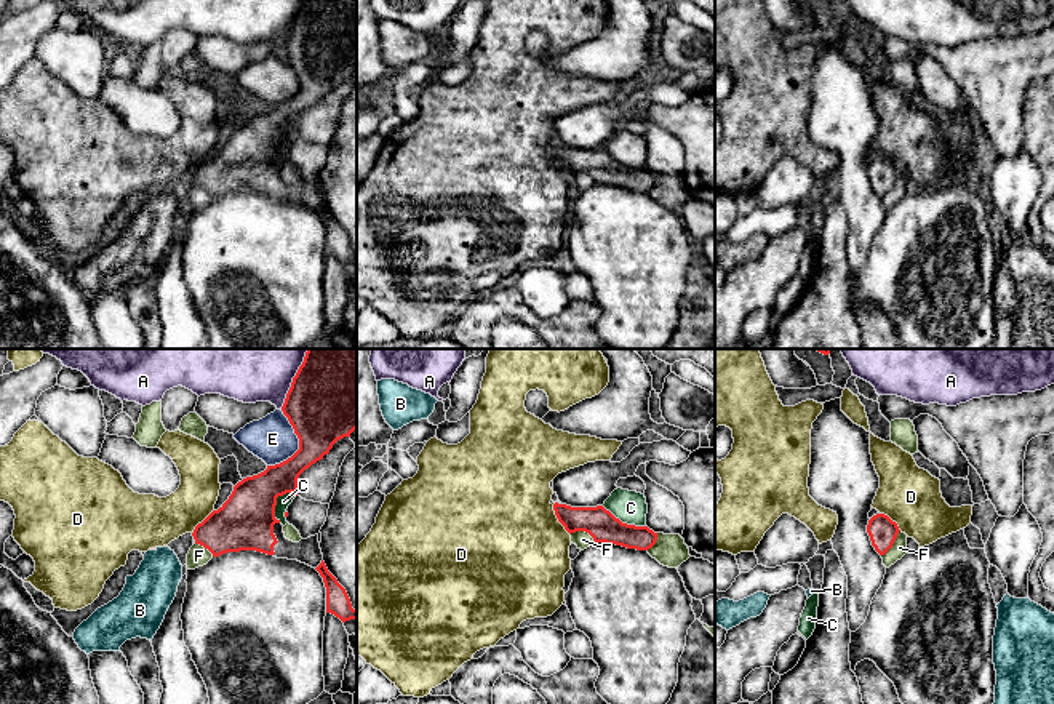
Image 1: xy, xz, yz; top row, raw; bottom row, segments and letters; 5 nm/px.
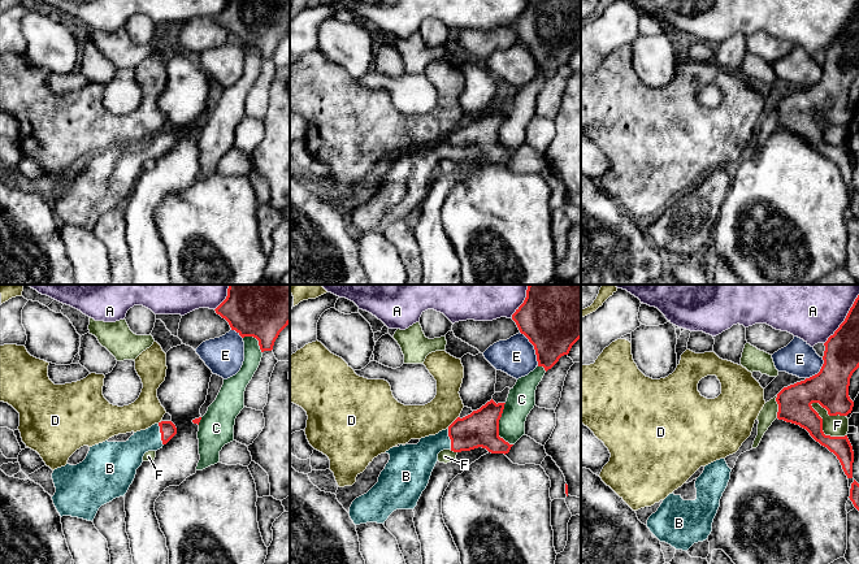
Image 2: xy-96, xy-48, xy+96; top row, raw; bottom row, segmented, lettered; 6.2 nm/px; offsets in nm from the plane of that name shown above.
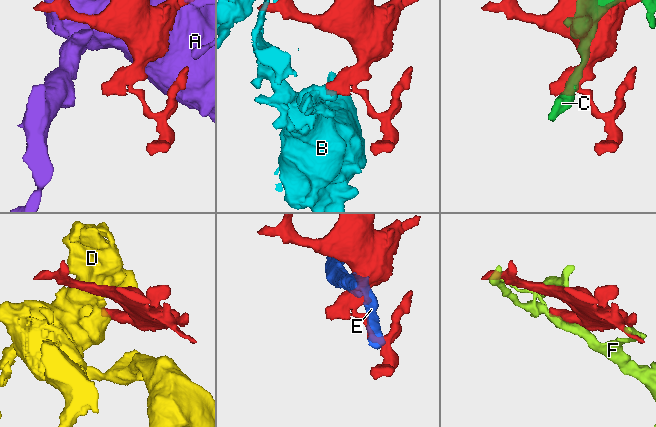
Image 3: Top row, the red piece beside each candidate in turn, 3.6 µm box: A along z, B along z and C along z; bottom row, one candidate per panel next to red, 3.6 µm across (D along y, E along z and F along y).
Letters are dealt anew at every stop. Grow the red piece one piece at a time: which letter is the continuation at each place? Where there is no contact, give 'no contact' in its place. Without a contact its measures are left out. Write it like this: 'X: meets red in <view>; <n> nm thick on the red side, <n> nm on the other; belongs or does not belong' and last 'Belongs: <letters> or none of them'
A: meets red in xy; 460 nm thick on the red side, 480 nm on the other; does not belong
B: meets red in xy; 280 nm thick on the red side, 20 nm on the other; belongs
C: meets red in xy; 280 nm thick on the red side, 70 nm on the other; does not belong
D: meets red in xz; 160 nm thick on the red side, 500 nm on the other; does not belong
E: meets red in xy; 380 nm thick on the red side, 240 nm on the other; does not belong
F: meets red in xz; 160 nm thick on the red side, 90 nm on the other; does not belong
Belongs: B

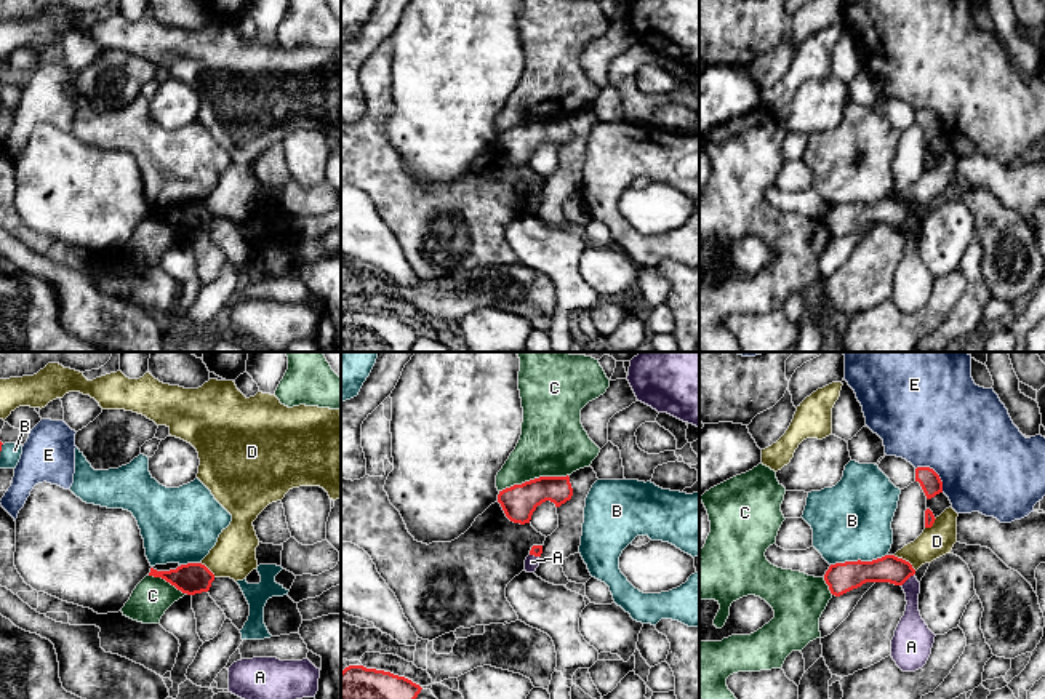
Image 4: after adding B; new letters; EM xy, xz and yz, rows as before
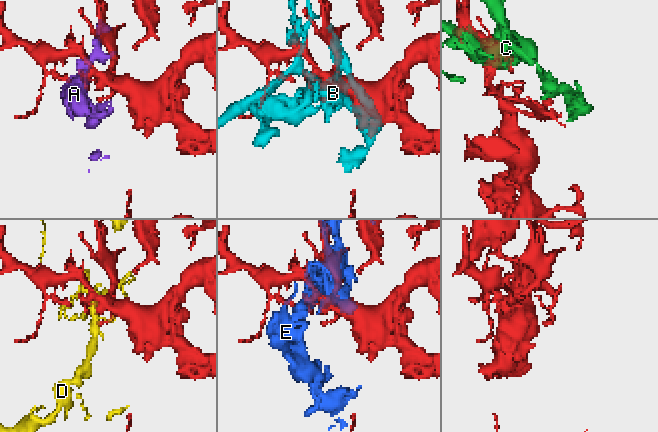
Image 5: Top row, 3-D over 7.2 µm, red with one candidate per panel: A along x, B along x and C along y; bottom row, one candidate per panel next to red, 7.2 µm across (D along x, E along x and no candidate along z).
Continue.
A: meets red in yz; 140 nm thick on the red side, 140 nm on the other; does not belong
B: meets red in yz; 150 nm thick on the red side, 400 nm on the other; does not belong
C: meets red in xz; 170 nm thick on the red side, 340 nm on the other; does not belong
D: meets red in yz; 140 nm thick on the red side, 160 nm on the other; does not belong
E: meets red in yz; 110 nm thick on the red side, 480 nm on the other; does not belong
Belongs: none of them

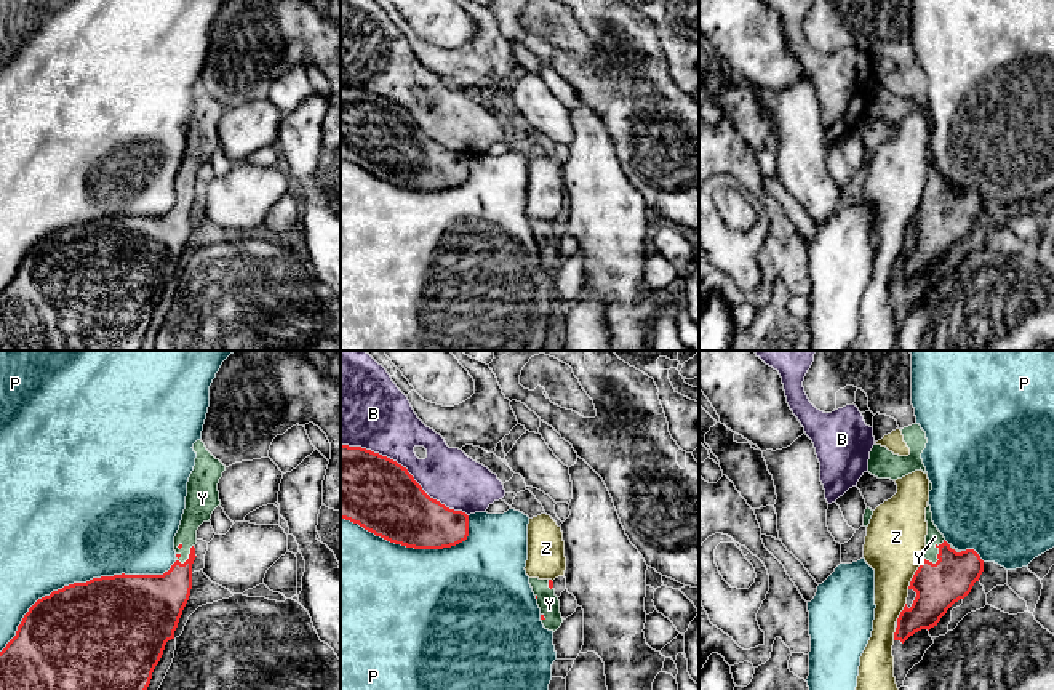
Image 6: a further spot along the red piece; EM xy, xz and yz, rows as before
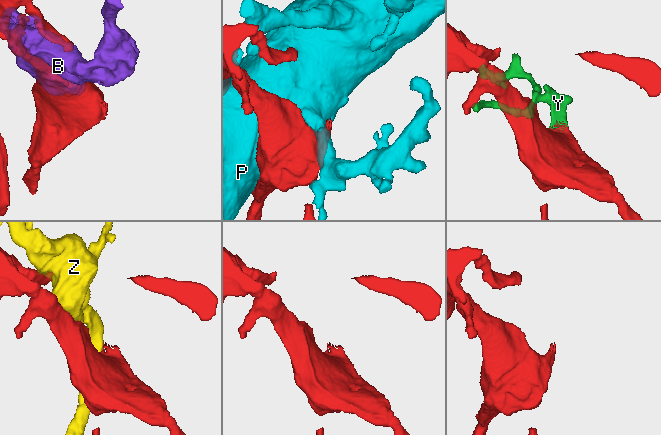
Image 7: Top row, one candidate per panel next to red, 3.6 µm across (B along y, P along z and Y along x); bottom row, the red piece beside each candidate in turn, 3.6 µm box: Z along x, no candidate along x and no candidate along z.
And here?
B: meets red in xz; 360 nm thick on the red side, 300 nm on the other; does not belong
P: meets red in xy; 500 nm thick on the red side, 480 nm on the other; does not belong
Y: meets red in yz; 240 nm thick on the red side, 80 nm on the other; belongs
Z: meets red in yz; 240 nm thick on the red side, 300 nm on the other; does not belong
Belongs: Y

